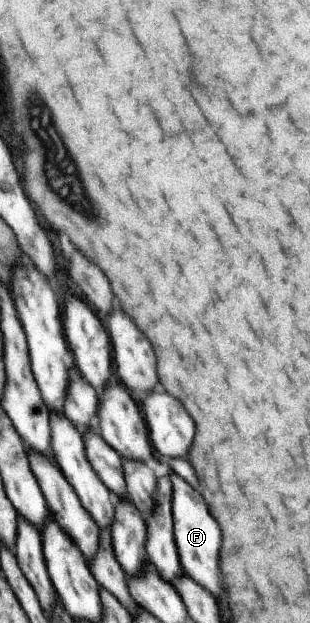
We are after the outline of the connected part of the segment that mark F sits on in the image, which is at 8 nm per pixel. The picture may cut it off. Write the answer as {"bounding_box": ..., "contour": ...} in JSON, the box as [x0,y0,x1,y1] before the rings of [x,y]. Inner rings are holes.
{"bounding_box":[169,469,221,597],"contour":[[[169,469],[169,481],[172,484],[172,521],[174,523],[174,533],[176,548],[179,550],[180,564],[183,566],[183,573],[189,576],[196,584],[201,585],[211,592],[215,597],[221,591],[221,579],[219,579],[219,569],[217,569],[217,549],[221,541],[219,527],[215,519],[207,513],[207,507],[203,503],[203,497],[191,489],[179,474]]]}

